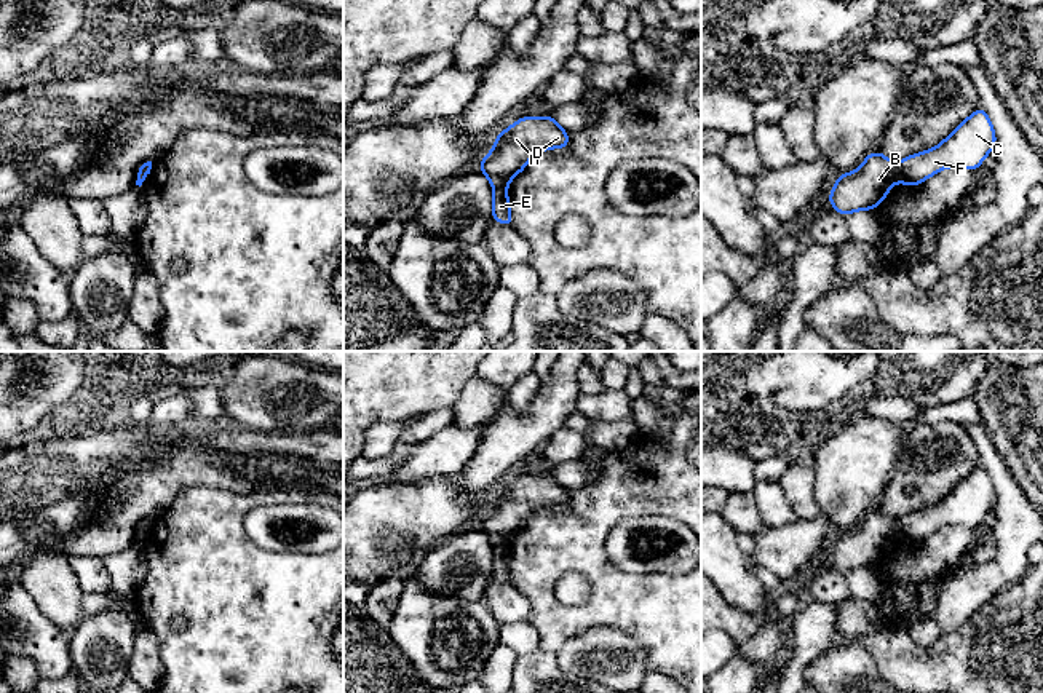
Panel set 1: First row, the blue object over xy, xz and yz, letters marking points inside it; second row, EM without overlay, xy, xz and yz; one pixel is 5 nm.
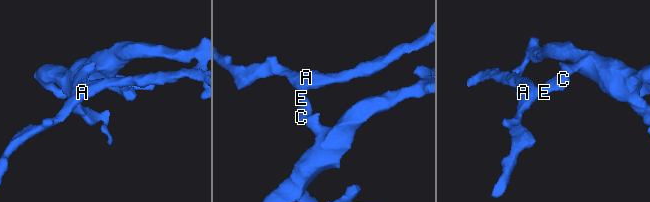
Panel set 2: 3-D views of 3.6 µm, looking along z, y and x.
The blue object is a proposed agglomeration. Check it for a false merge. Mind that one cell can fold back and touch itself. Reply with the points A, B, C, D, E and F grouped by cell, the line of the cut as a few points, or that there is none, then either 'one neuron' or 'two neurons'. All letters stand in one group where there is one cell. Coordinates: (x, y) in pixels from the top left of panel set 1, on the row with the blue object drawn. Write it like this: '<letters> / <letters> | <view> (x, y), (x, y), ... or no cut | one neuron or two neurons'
A B D / C E F | yz (896, 163), (898, 179) | two neurons

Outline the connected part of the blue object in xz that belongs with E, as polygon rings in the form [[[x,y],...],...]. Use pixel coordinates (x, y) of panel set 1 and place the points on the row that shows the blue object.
[[[495,190],[492,196],[492,219],[497,224],[514,227],[506,190]]]

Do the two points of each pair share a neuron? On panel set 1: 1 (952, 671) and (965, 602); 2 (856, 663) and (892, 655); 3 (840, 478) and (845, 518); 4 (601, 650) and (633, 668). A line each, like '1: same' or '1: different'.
1: different
2: different
3: same
4: same

